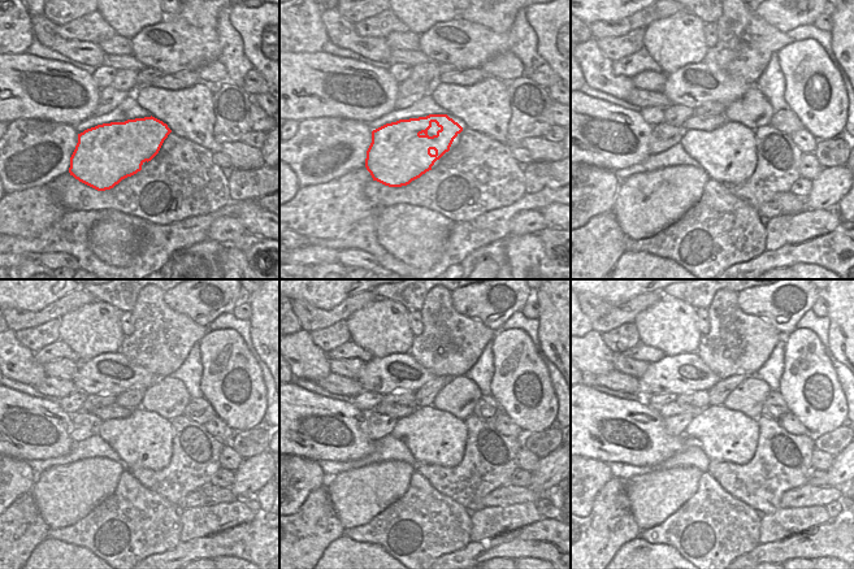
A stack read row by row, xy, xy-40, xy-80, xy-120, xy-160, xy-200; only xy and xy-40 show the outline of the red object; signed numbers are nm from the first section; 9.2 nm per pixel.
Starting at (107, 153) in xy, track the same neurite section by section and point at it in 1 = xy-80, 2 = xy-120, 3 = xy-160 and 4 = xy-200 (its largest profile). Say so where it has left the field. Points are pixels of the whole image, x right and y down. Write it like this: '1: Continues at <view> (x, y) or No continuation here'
1: Continues at xy-80 (709, 160)
2: Continues at xy-120 (128, 450)
3: Continues at xy-160 (421, 448)
4: Continues at xy-200 (712, 448)

